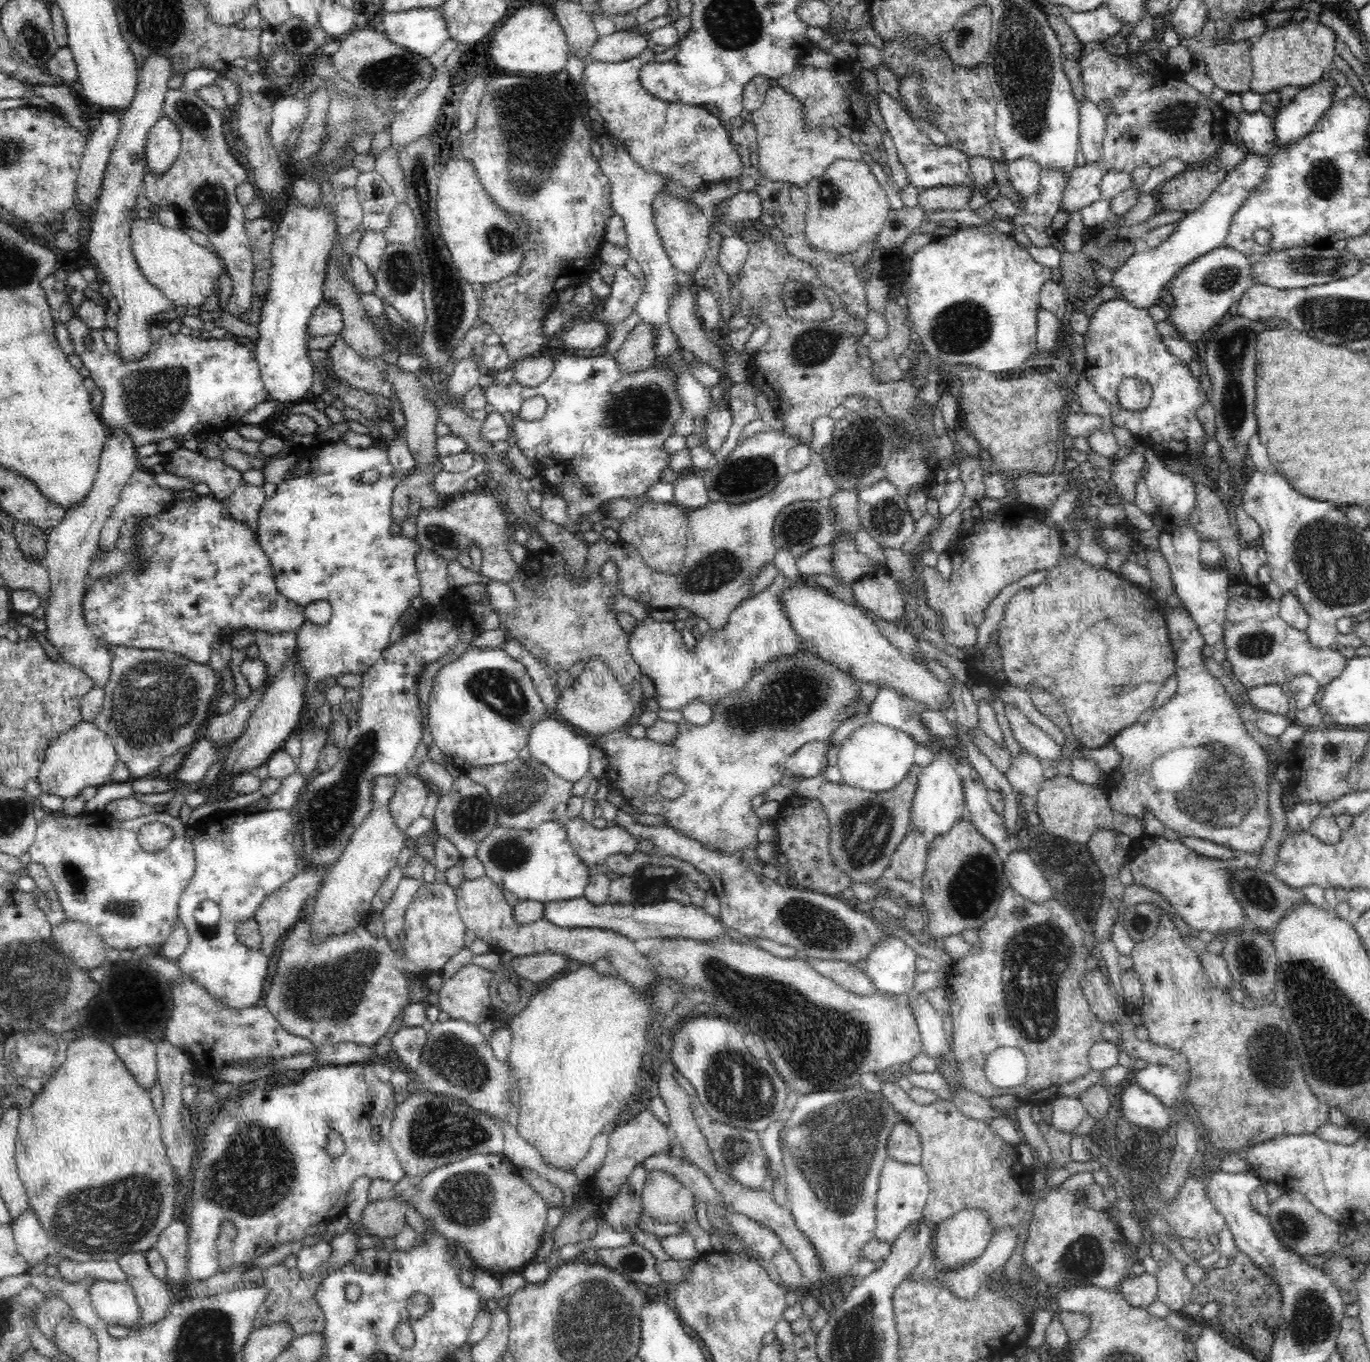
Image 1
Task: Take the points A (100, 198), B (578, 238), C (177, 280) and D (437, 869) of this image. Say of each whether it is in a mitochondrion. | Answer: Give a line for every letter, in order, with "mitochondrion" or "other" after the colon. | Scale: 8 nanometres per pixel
A: other
B: other
C: other
D: other

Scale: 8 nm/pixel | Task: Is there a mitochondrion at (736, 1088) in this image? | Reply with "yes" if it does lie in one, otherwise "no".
yes

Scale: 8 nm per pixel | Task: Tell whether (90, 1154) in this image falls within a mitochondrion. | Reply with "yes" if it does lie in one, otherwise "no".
no

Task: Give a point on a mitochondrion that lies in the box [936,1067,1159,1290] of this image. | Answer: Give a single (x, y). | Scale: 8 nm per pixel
(1083, 1258)

